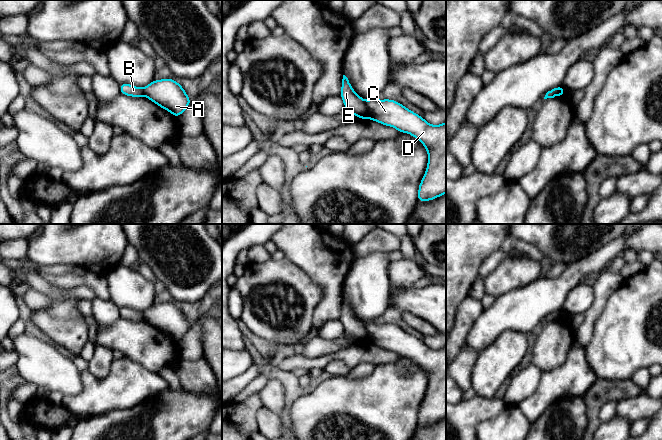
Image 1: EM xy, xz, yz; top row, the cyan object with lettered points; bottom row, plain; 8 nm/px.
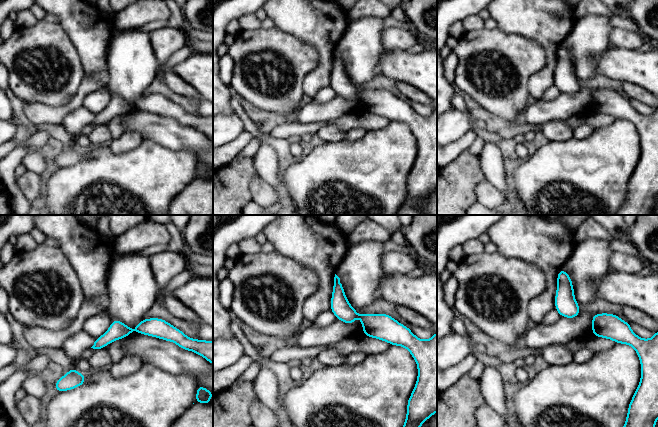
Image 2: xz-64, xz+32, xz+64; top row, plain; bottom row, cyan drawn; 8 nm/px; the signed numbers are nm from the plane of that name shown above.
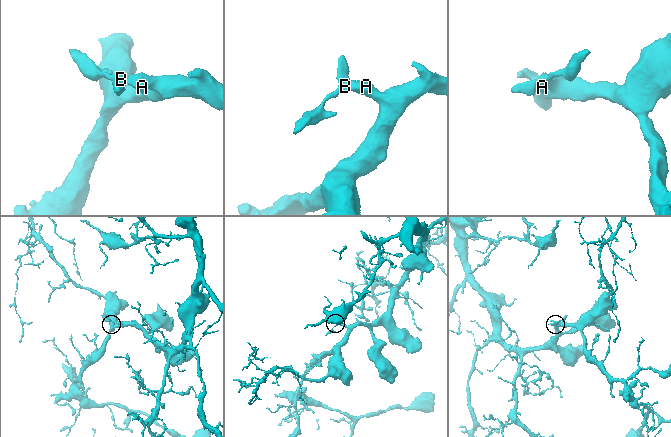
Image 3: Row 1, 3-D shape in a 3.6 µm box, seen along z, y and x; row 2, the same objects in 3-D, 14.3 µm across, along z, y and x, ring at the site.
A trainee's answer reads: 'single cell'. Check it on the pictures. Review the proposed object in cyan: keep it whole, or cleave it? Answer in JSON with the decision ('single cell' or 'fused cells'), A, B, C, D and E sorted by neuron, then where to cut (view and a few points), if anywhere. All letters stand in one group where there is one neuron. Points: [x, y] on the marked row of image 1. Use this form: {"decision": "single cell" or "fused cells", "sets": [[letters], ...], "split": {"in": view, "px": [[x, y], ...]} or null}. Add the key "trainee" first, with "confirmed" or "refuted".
{"trainee": "refuted", "decision": "fused cells", "sets": [["A", "C", "D"], ["B", "E"]], "split": {"in": "xz", "px": [[365, 101], [367, 117]]}}

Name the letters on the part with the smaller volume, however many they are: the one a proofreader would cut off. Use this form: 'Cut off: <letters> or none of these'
Cut off: B, E

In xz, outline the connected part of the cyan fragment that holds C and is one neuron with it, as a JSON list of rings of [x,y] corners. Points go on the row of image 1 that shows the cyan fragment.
[[[372,98],[366,101],[366,108],[368,119],[393,127],[400,133],[408,133],[426,148],[428,163],[424,176],[419,183],[418,202],[431,201],[444,195],[446,193],[446,121],[440,125],[431,125],[422,116],[393,99]]]

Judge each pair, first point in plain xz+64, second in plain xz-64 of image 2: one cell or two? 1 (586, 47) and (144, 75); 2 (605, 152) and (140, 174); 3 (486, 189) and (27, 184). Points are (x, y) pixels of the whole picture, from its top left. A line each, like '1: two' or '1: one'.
1: one
2: one
3: one

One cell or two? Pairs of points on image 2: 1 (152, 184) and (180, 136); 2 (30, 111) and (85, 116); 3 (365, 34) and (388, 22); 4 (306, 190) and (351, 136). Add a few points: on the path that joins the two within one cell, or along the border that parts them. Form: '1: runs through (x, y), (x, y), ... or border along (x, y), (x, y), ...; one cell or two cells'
1: border along (150, 140), (171, 149), (188, 149), (195, 155); two cells
2: border along (82, 105), (70, 111), (61, 123); two cells
3: border along (382, 19), (382, 24), (385, 28); two cells
4: border along (368, 131), (358, 140), (344, 140); two cells

